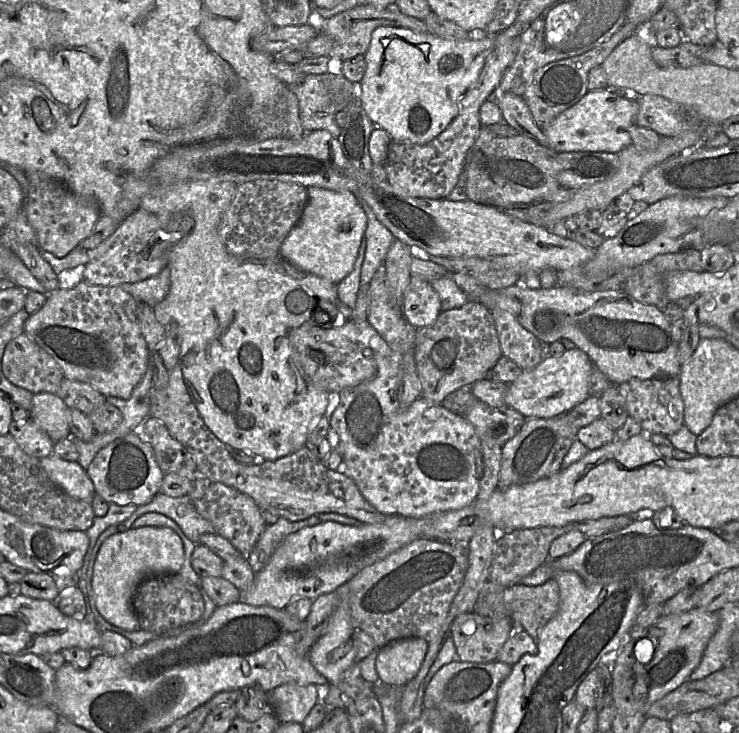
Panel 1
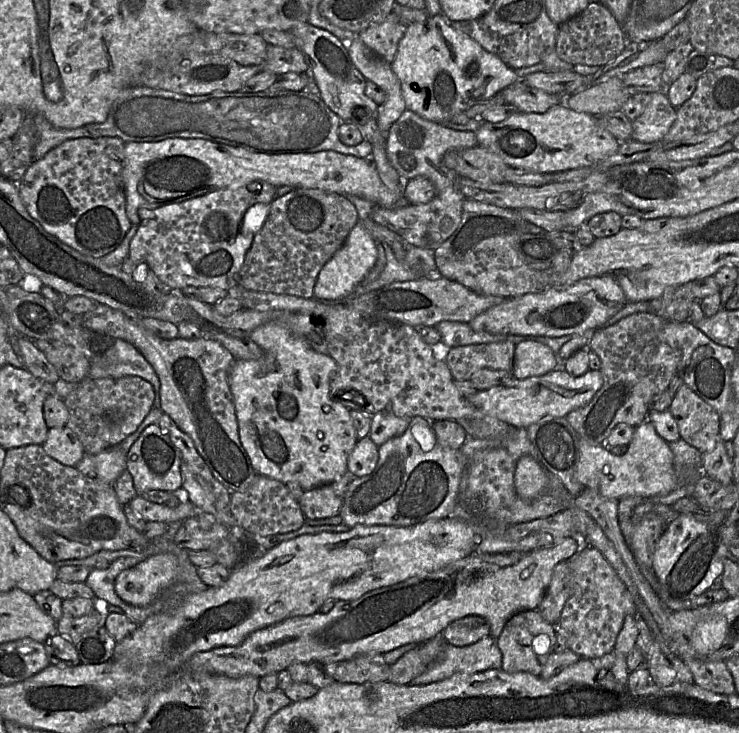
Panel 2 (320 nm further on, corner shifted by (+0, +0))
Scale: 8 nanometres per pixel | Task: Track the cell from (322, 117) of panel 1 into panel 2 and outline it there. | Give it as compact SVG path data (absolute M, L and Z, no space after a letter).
M135 87L122 92L113 102L109 115L103 123L88 124L75 129L53 127L43 116L34 116L39 140L34 150L35 161L69 139L76 138L119 138L124 143L160 142L167 139L205 139L233 146L243 146L256 151L318 152L333 150L359 158L368 159L373 146L364 140L353 146L343 144L338 135L338 128L344 121L334 113L321 99L319 94L307 90L292 91L282 89L270 92L269 89L249 93L242 90L235 92L214 92L207 95L190 96L172 91Z

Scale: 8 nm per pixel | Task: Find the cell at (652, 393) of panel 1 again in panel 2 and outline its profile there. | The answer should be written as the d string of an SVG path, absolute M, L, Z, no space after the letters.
M683 384L676 391L668 410L684 441L703 453L713 449L720 439L720 415L713 407Z

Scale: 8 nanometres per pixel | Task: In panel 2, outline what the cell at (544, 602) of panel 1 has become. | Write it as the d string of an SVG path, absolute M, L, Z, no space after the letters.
M468 615L450 623L442 632L443 639L454 646L468 646L490 635L489 622L477 615Z

